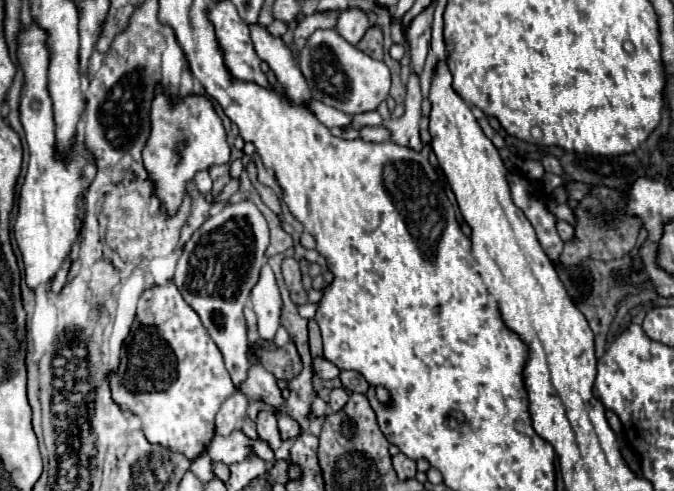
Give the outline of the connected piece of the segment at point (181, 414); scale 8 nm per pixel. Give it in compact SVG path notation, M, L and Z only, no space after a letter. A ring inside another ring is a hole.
M172 282L142 292L132 332L122 346L118 374L110 376L108 380L114 400L142 418L144 436L152 444L160 444L172 452L182 452L190 460L198 458L206 450L214 436L214 416L220 404L236 392L218 346L204 330L198 314L184 302Z

